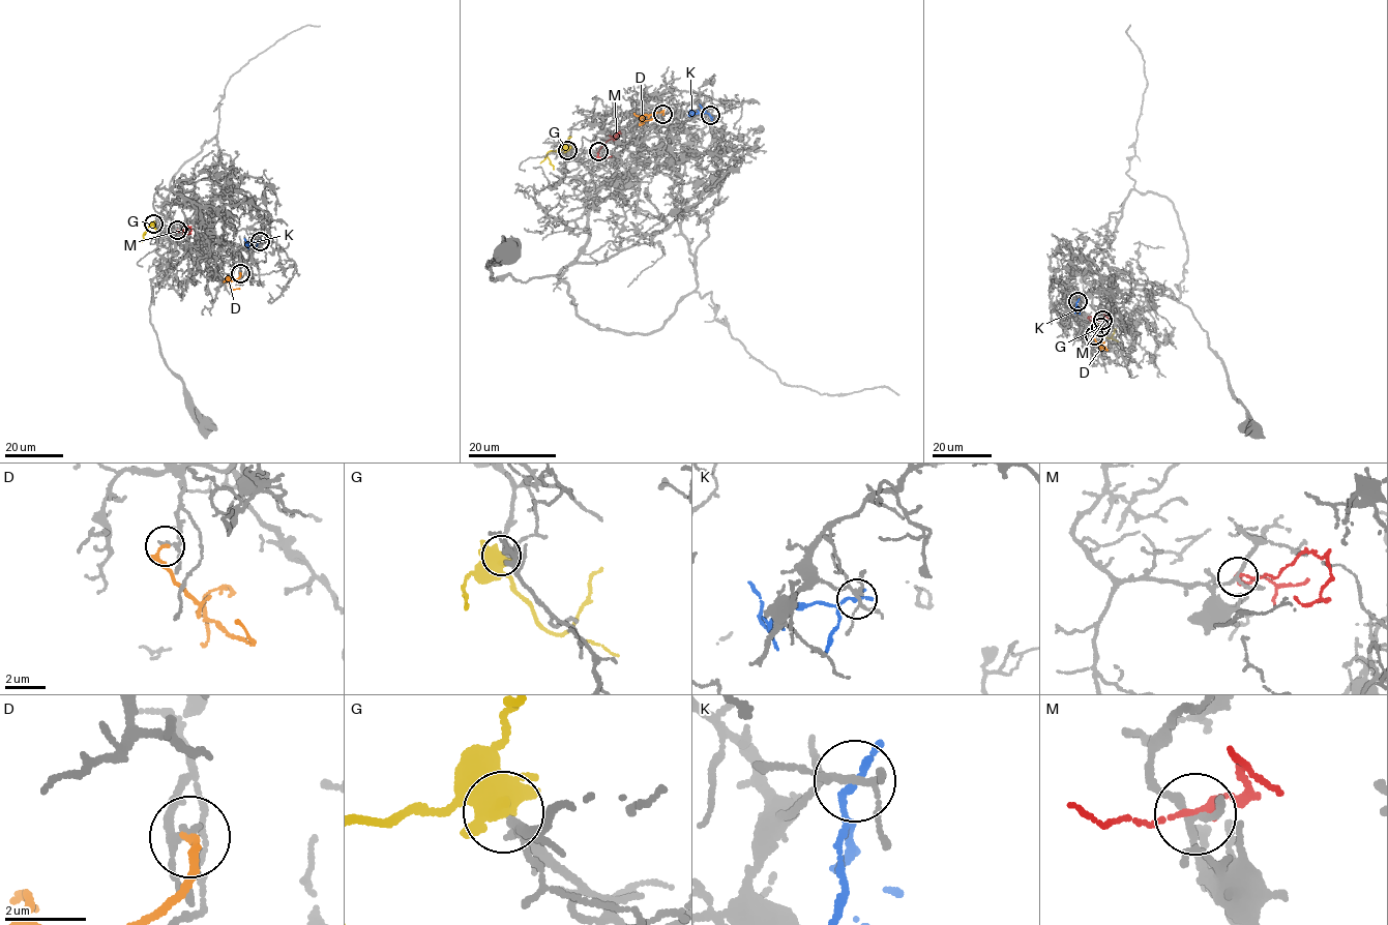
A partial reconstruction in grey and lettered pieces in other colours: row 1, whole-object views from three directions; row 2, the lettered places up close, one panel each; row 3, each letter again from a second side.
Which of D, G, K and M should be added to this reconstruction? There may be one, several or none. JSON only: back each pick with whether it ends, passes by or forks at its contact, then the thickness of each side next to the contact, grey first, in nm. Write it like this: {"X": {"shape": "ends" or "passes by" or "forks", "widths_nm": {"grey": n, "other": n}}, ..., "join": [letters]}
{"G": {"shape": "passes by", "widths_nm": {"grey": 160, "other": 550}}, "join": ["G"]}

